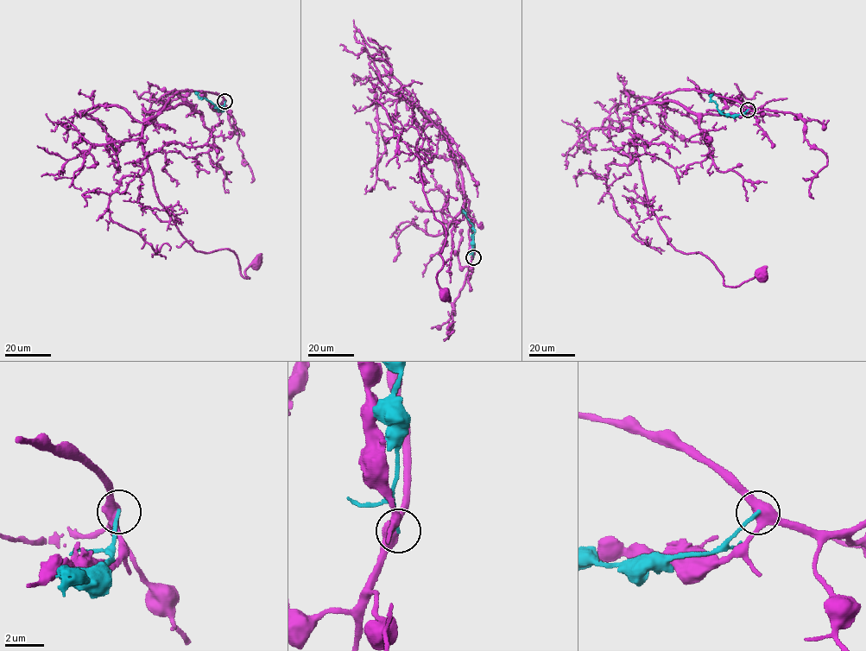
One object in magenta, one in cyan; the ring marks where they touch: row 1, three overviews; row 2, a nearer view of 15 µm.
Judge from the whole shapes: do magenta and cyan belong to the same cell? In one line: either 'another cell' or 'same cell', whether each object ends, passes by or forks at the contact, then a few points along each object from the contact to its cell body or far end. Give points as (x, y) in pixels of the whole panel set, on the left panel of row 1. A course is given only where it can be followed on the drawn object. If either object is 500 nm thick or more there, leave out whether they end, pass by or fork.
another cell; magenta forks; cyan ends; course magenta (224, 102), (169, 97), (146, 121), (143, 154), (194, 249), (233, 251), (247, 278), (256, 262); course cyan (224, 102), (221, 110), (199, 97), (195, 91)

